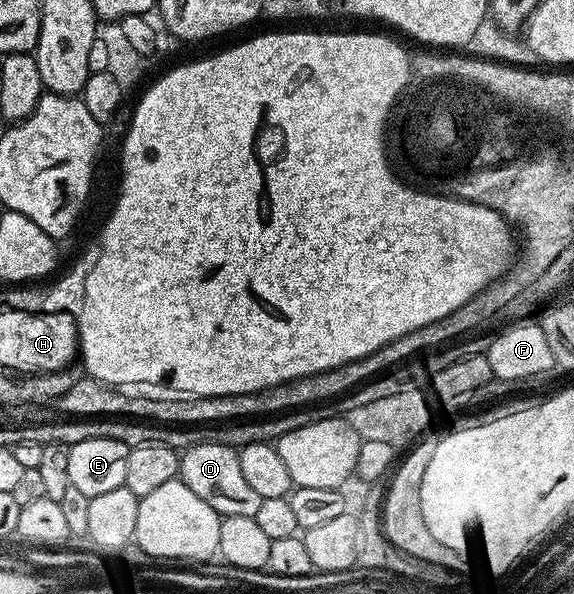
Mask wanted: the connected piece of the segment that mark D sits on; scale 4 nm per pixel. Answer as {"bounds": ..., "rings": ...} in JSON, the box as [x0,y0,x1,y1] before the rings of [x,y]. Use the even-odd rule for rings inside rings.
{"bounds":[179,442,260,516],"rings":[[[206,442],[198,446],[190,446],[180,452],[179,479],[183,480],[206,506],[225,516],[255,516],[258,514],[260,496],[247,484],[242,475],[240,456],[237,449],[231,444]]]}

